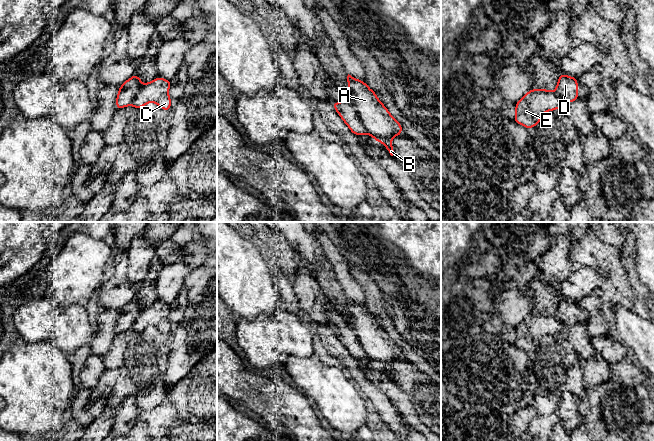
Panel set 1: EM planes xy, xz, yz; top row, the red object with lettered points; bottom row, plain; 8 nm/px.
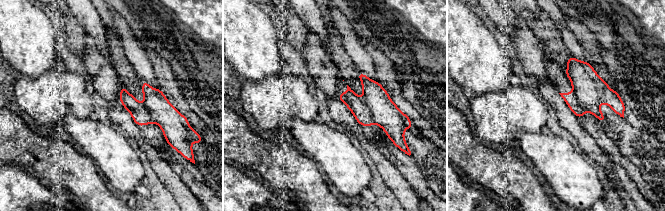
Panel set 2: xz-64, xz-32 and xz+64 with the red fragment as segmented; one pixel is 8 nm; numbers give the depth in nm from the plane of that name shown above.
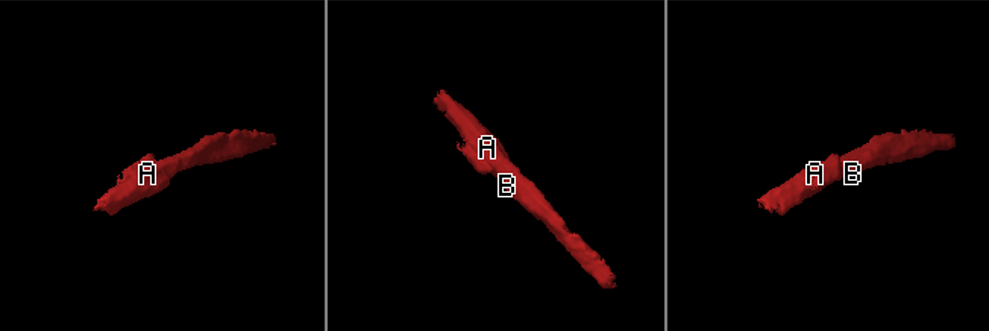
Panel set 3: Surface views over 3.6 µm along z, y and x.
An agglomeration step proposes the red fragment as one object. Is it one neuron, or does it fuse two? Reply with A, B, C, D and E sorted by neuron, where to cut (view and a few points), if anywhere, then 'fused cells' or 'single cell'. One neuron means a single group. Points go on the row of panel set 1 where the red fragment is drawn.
A B C E / D; cut in xz along (346, 97), (358, 114), (367, 133); fused cells

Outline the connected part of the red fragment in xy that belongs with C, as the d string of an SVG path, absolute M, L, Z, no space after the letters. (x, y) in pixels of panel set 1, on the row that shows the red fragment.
M157 77L142 85L132 105L135 109L142 108L148 103L156 103L161 109L170 111L171 98L169 96L171 80Z

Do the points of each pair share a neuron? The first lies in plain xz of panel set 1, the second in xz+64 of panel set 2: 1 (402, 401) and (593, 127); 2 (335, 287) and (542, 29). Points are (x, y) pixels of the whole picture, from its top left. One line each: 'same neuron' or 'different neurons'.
1: same neuron
2: same neuron

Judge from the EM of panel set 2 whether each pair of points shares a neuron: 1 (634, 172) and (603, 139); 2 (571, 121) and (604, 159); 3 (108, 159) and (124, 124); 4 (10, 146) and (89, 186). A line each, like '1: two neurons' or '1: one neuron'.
1: one neuron
2: one neuron
3: two neurons
4: one neuron

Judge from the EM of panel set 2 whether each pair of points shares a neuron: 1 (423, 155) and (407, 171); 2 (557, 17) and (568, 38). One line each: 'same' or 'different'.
1: different
2: same

